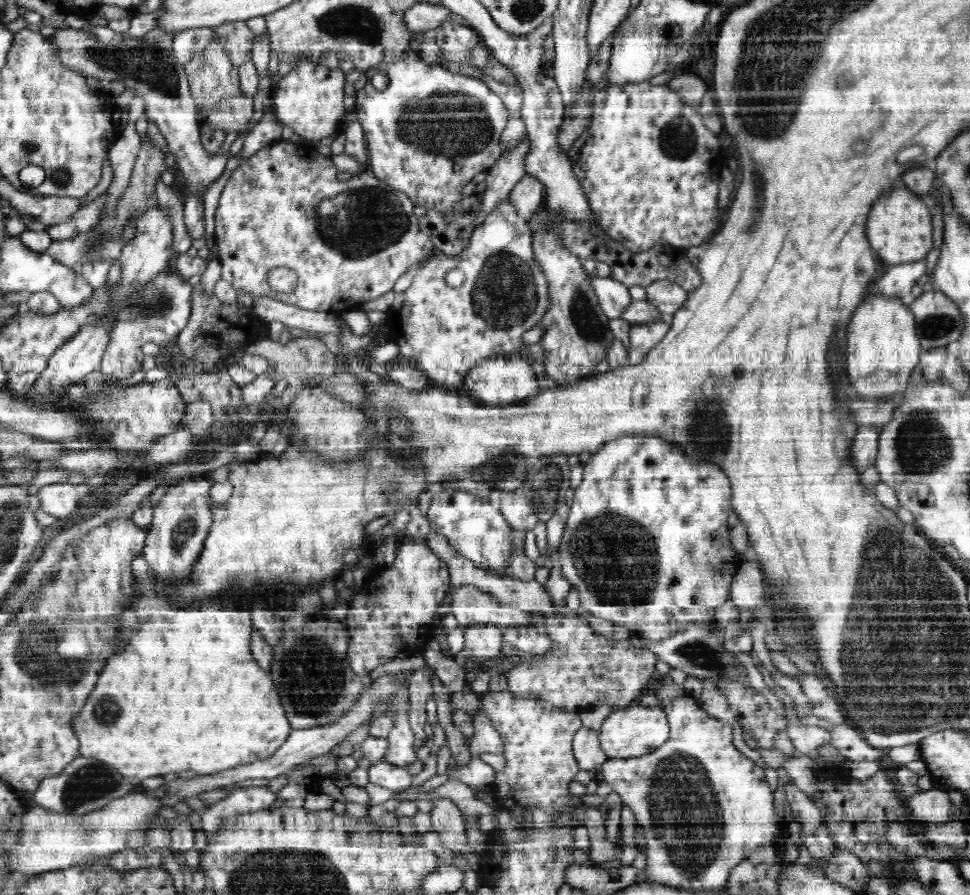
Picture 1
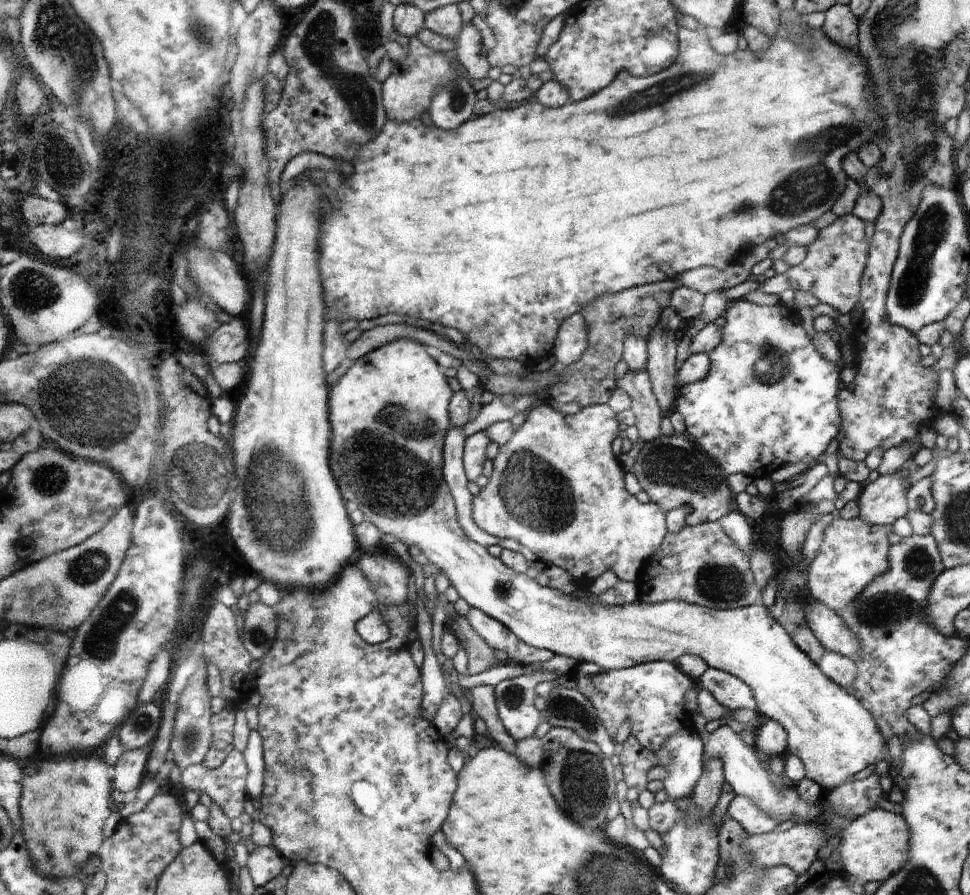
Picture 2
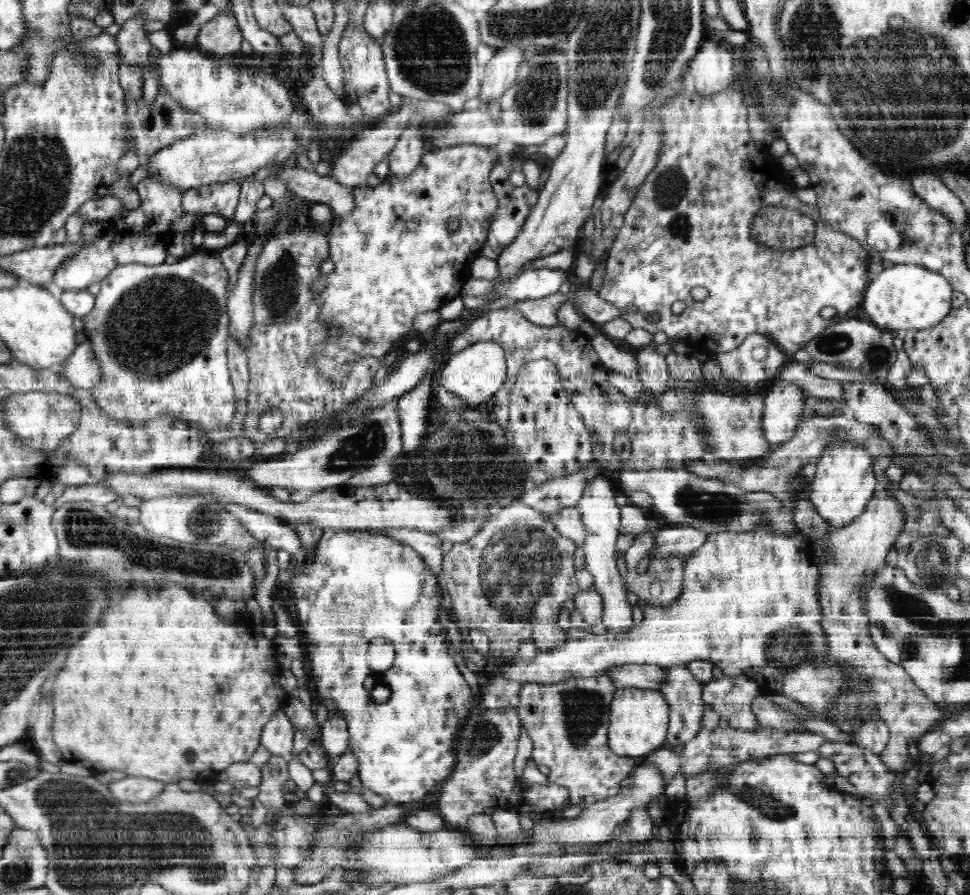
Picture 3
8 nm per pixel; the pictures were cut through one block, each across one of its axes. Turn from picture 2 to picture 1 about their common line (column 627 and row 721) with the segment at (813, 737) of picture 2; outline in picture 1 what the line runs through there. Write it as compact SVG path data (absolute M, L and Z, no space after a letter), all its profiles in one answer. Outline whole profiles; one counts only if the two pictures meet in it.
M652 705L626 706L613 710L602 723L599 743L610 759L627 759L650 754L669 738L670 725L664 709Z

